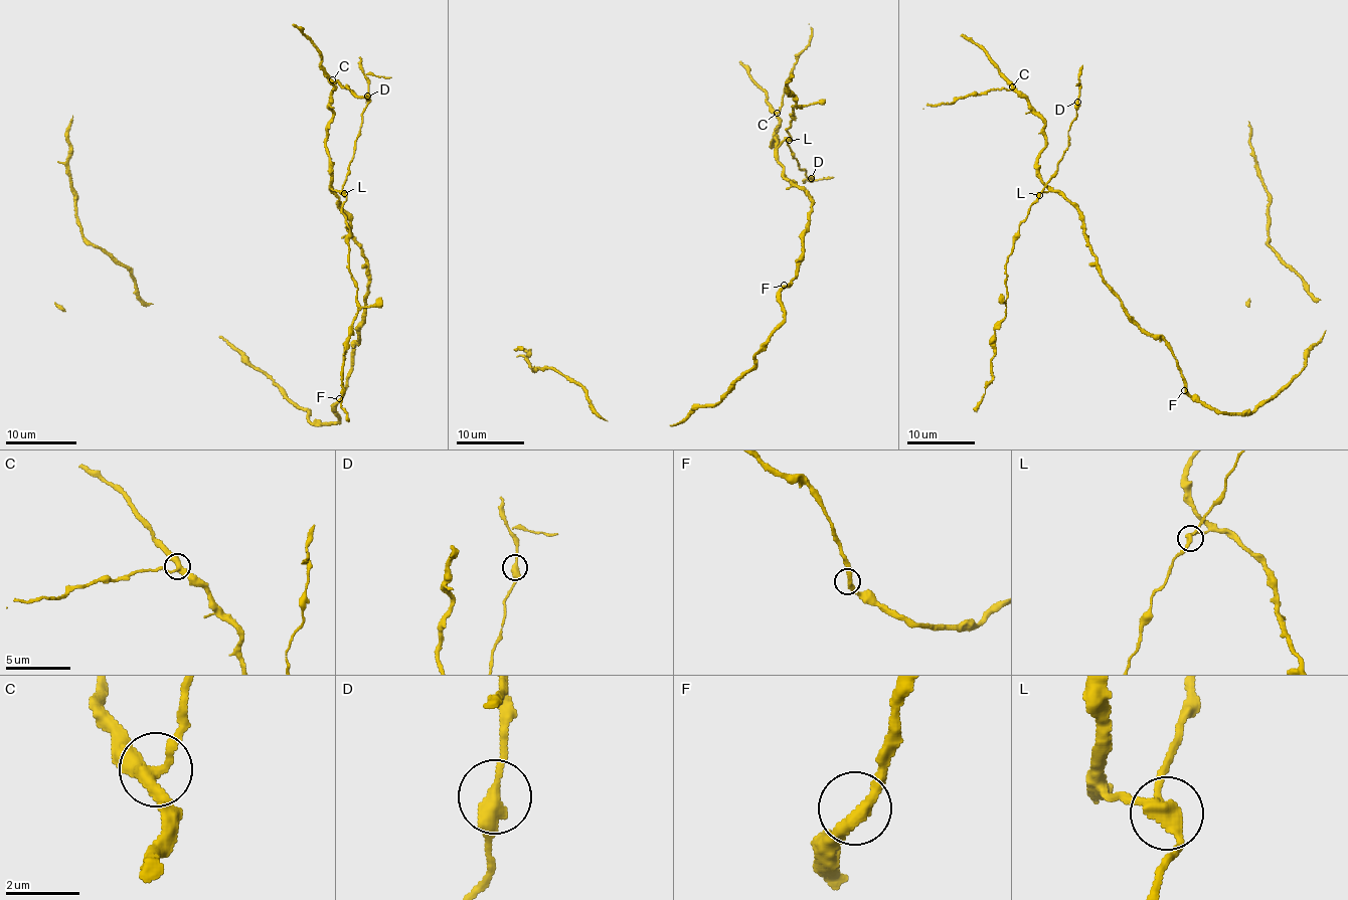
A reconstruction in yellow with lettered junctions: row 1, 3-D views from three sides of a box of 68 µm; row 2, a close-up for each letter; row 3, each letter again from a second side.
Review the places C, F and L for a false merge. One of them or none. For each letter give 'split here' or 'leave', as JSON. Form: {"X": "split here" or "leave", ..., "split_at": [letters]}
{"C": "leave", "F": "leave", "L": "split here", "split_at": ["L"]}

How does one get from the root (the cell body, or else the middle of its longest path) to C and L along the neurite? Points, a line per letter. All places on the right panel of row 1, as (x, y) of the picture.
C: (1186, 390), (1173, 349), (1129, 316), (1102, 277), (1081, 214), (1042, 180), (1044, 119), (1012, 86)
L: (1186, 390), (1173, 349), (1162, 339), (1147, 334), (1129, 316), (1102, 277), (1081, 214), (1057, 192), (1038, 195)

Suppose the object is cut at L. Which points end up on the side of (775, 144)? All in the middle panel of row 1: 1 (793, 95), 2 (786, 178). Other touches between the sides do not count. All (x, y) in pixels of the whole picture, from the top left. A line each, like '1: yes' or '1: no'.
1: no
2: yes

